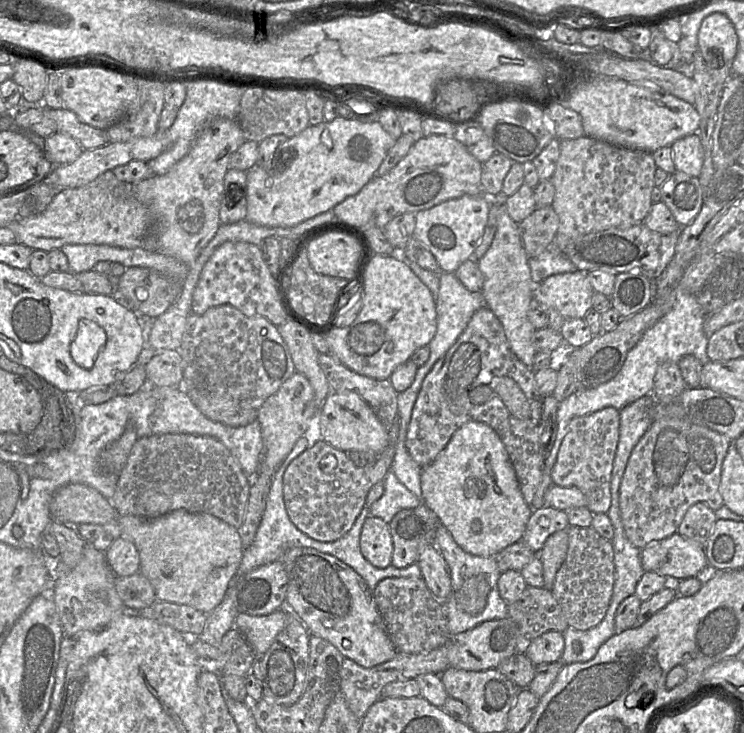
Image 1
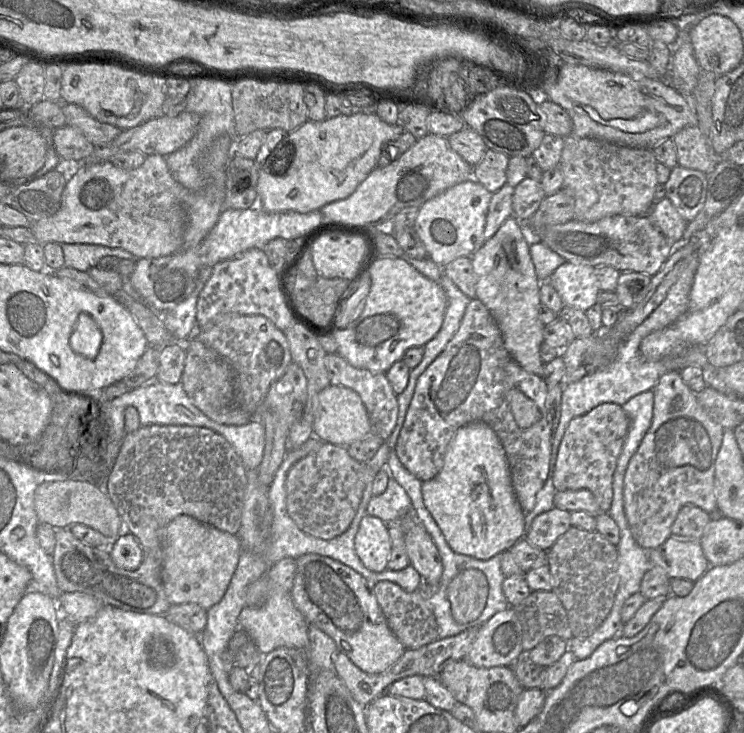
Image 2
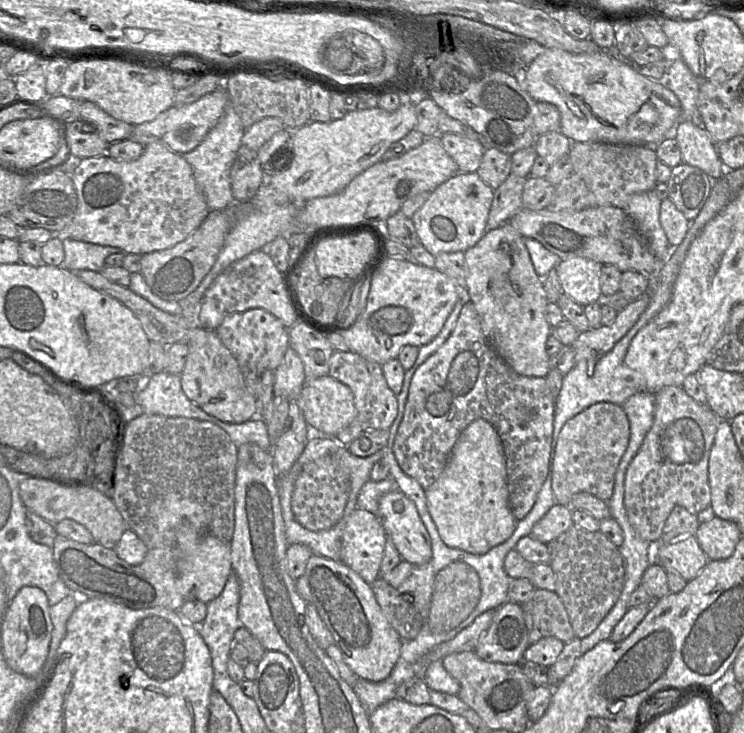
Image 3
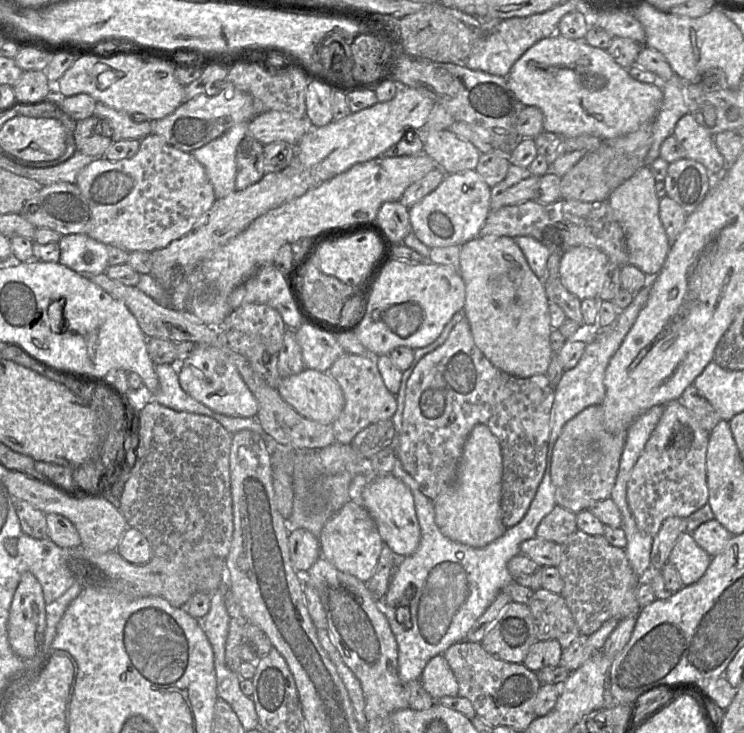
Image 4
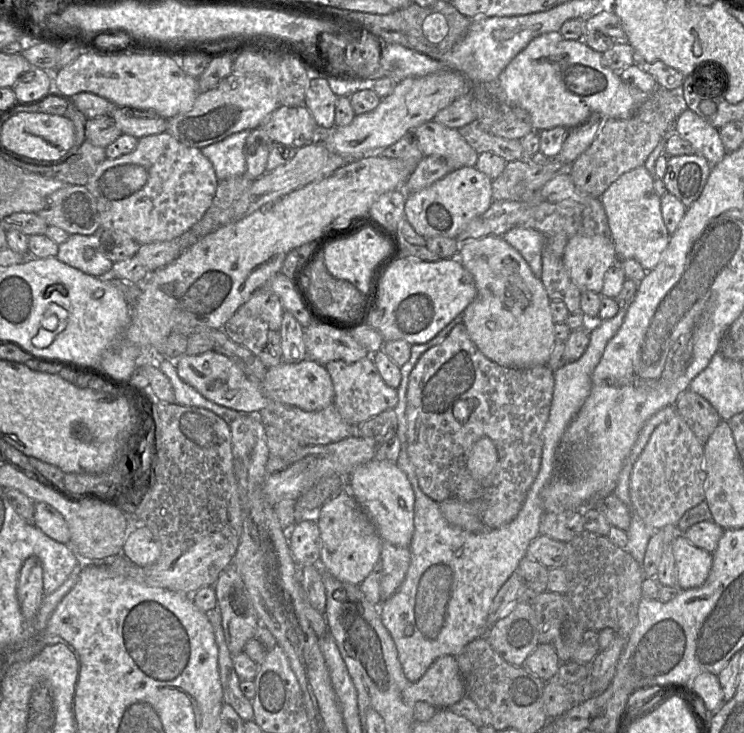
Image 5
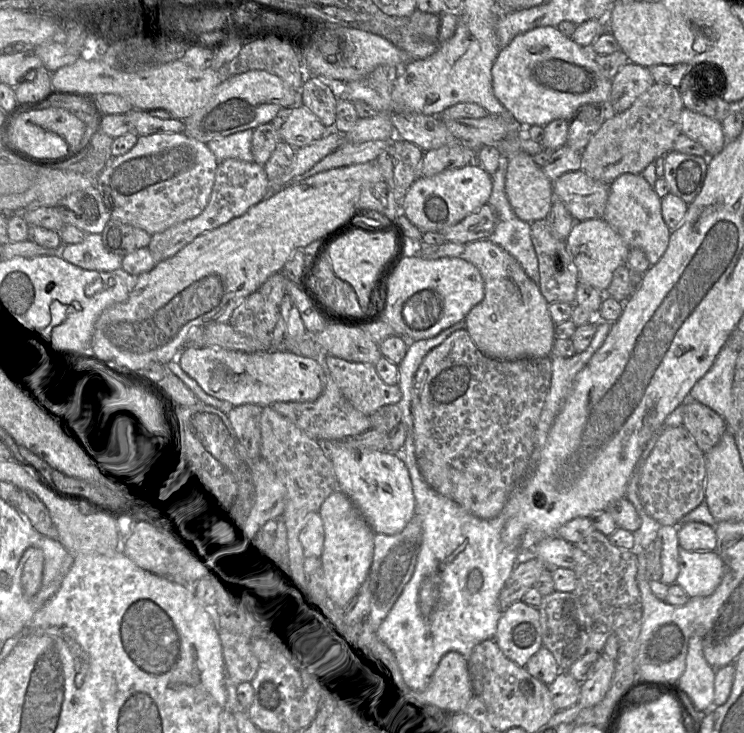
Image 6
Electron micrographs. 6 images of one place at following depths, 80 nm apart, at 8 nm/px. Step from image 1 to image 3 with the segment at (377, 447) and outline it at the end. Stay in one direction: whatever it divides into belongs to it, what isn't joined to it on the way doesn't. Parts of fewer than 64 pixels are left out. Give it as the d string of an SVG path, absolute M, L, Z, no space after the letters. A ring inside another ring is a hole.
M329 375L314 380L306 380L305 377L302 390L295 400L295 407L300 409L313 433L324 436L336 436L356 416L354 395L351 389Z

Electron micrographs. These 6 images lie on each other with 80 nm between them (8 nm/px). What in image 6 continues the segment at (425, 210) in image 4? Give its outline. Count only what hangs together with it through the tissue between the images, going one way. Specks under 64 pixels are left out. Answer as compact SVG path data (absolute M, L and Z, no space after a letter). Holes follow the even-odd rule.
M475 162L447 169L434 176L418 177L404 197L403 213L422 233L440 232L485 205L491 190L491 176Z

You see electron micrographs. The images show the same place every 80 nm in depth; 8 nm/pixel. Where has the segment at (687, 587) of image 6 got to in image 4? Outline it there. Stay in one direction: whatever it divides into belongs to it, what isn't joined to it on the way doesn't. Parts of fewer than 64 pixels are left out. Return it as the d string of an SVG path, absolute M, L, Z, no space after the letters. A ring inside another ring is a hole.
M684 532L673 546L668 562L679 573L684 586L694 584L706 572L712 557L693 539L691 533Z

